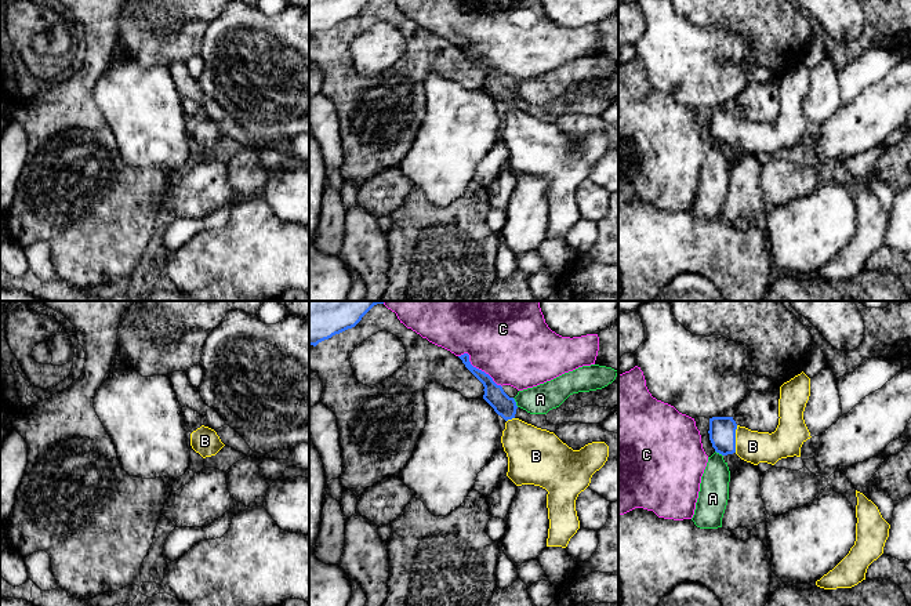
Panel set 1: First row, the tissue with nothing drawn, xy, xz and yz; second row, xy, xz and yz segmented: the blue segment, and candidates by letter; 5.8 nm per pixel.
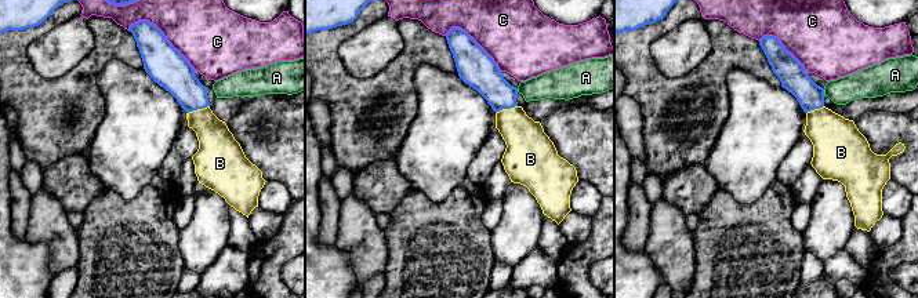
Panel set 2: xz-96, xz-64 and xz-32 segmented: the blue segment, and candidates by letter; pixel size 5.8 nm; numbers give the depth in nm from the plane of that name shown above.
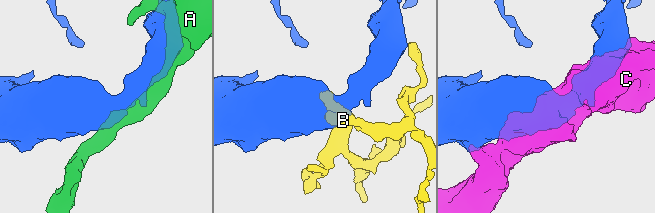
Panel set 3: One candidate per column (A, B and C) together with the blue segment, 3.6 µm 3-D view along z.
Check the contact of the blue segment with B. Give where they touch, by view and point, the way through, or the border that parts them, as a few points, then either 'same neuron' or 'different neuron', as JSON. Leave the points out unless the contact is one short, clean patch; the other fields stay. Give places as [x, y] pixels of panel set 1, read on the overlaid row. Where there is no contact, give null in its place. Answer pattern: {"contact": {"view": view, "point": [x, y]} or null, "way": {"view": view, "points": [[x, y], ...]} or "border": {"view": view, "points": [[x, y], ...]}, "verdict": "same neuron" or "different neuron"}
{"contact": {"view": "yz", "point": [735, 439]}, "way": {"view": "yz", "points": [[722, 429], [735, 439], [752, 446]]}, "verdict": "same neuron"}

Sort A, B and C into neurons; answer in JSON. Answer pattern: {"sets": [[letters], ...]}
{"sets": [["A"], ["B"], ["C"]]}

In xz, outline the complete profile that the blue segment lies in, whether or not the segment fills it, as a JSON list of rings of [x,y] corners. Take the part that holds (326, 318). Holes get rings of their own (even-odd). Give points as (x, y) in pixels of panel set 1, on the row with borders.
[[[309,301],[309,345],[355,327],[377,304],[384,301]]]

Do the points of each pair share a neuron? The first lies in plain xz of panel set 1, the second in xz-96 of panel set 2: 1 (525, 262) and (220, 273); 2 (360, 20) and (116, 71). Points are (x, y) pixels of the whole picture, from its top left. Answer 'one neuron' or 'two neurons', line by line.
1: one neuron
2: two neurons

